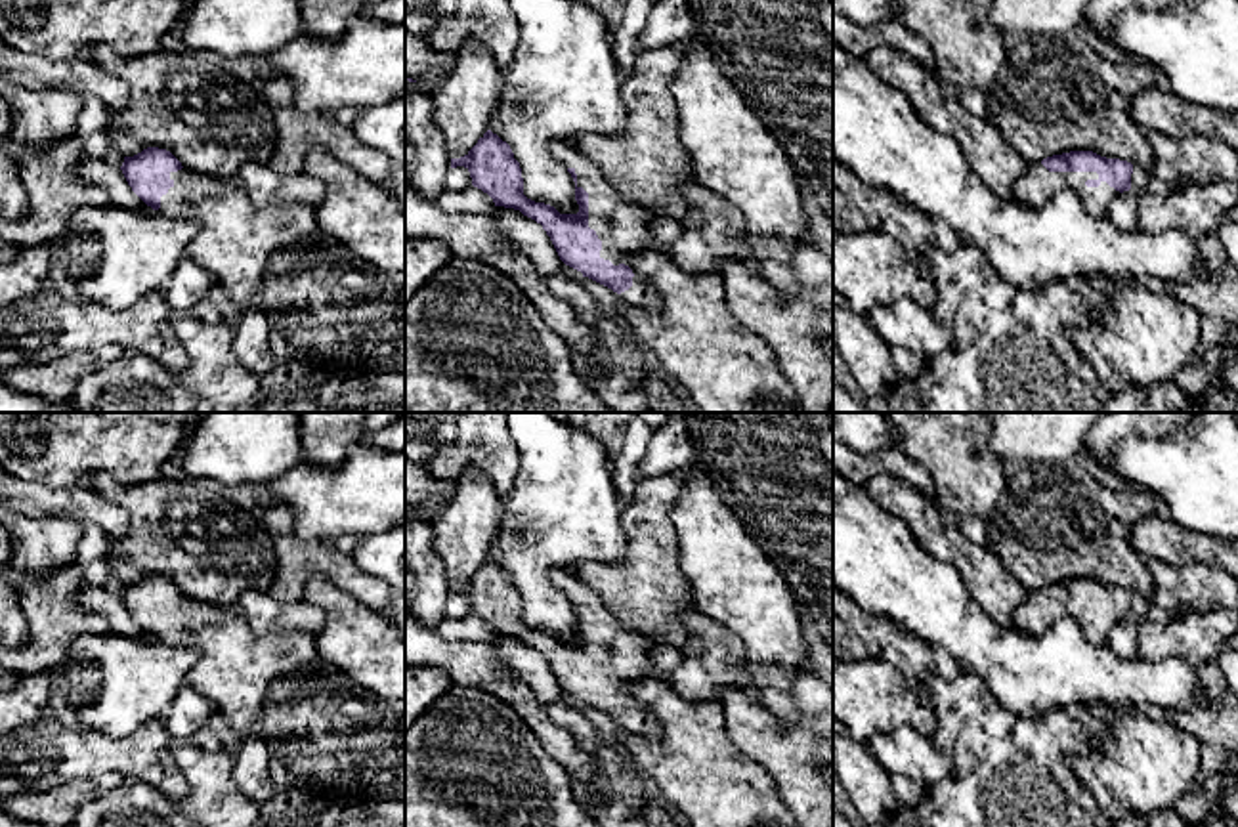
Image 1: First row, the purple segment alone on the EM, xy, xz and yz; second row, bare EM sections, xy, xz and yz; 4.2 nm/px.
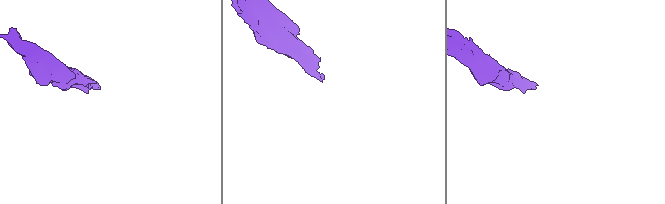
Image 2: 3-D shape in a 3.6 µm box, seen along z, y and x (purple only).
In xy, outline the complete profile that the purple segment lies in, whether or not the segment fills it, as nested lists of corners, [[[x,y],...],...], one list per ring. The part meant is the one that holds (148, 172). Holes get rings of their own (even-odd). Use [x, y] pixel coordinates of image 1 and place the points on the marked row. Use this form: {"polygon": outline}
{"polygon": [[[166,149],[124,157],[120,170],[147,206],[201,223],[185,256],[227,290],[237,313],[262,307],[260,288],[277,254],[319,235],[315,206],[277,202],[258,210],[239,180],[193,174]]]}

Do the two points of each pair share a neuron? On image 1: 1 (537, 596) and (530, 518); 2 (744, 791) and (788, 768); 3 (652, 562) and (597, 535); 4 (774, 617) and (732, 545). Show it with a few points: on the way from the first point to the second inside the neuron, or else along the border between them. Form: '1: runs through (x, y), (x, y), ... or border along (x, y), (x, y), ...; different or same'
1: runs through (532, 577), (530, 537); same
2: border along (736, 747), (767, 770), (780, 797), (789, 806); different
3: border along (625, 507), (625, 554), (618, 562), (583, 564); different
4: runs through (757, 600), (732, 575), (732, 562); same

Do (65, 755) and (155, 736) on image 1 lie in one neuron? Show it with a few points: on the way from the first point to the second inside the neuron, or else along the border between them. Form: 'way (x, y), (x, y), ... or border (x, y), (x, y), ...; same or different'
way (88, 755), (132, 755); same

